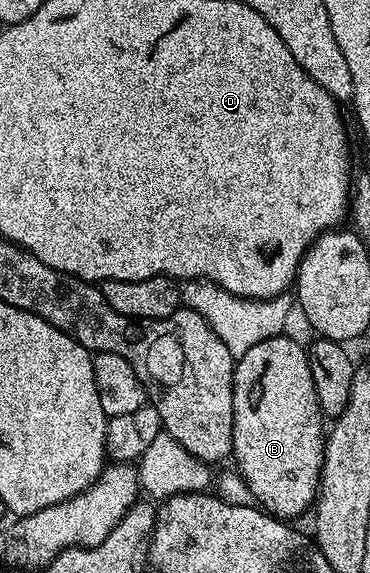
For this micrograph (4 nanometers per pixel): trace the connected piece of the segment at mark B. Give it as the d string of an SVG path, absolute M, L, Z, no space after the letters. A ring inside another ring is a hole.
M280 334L273 338L265 338L257 342L257 346L245 350L245 354L235 361L235 377L233 378L233 442L231 443L231 456L235 460L234 467L240 476L248 484L249 490L254 496L254 503L263 511L284 521L294 521L294 516L299 516L303 511L314 505L319 495L319 477L323 475L323 445L325 443L325 417L319 410L317 402L317 390L313 387L313 374L309 371L309 358L307 348L299 345L288 334Z

